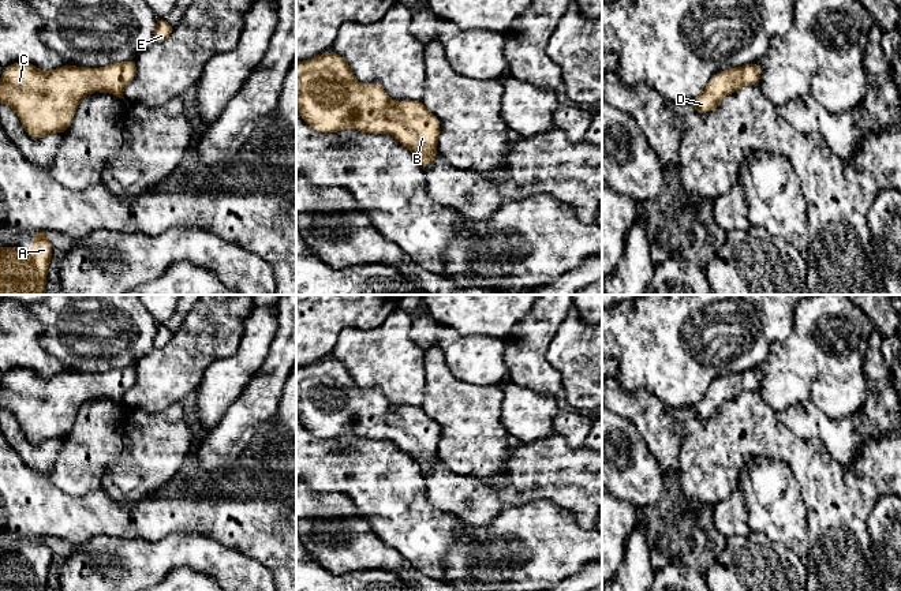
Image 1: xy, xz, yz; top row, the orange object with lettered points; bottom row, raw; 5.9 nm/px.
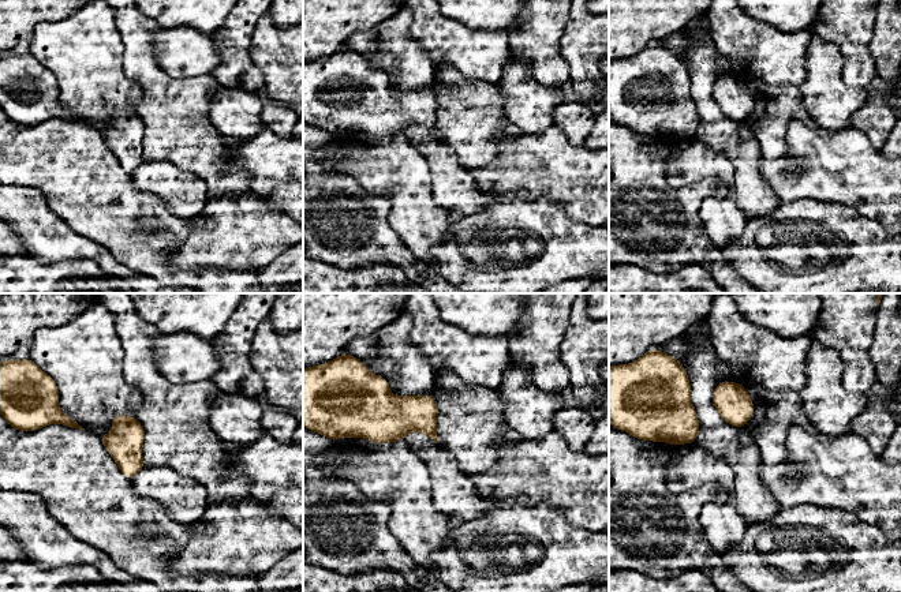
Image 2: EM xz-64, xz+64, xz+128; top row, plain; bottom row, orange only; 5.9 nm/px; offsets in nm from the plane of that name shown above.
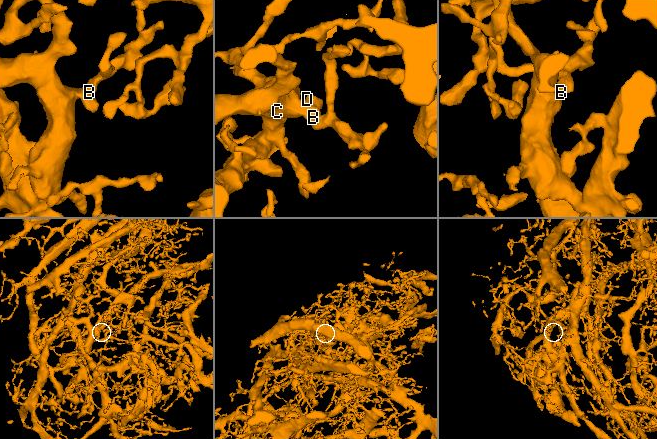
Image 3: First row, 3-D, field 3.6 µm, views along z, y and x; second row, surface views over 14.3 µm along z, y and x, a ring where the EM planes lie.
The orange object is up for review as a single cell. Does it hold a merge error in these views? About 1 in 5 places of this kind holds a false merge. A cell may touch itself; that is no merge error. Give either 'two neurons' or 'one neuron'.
one neuron

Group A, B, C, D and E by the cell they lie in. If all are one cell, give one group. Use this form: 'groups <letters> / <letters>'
groups A B C D E

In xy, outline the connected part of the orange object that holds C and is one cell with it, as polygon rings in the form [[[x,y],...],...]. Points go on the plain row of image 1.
[[[135,366],[102,374],[64,371],[51,378],[30,369],[12,369],[0,385],[0,408],[15,416],[31,444],[64,439],[86,400],[100,396],[124,405],[123,394],[135,379]]]

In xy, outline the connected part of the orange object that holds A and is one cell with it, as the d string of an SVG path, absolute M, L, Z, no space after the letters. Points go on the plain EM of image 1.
M45 536L33 538L34 556L0 553L0 591L46 591L52 550Z

